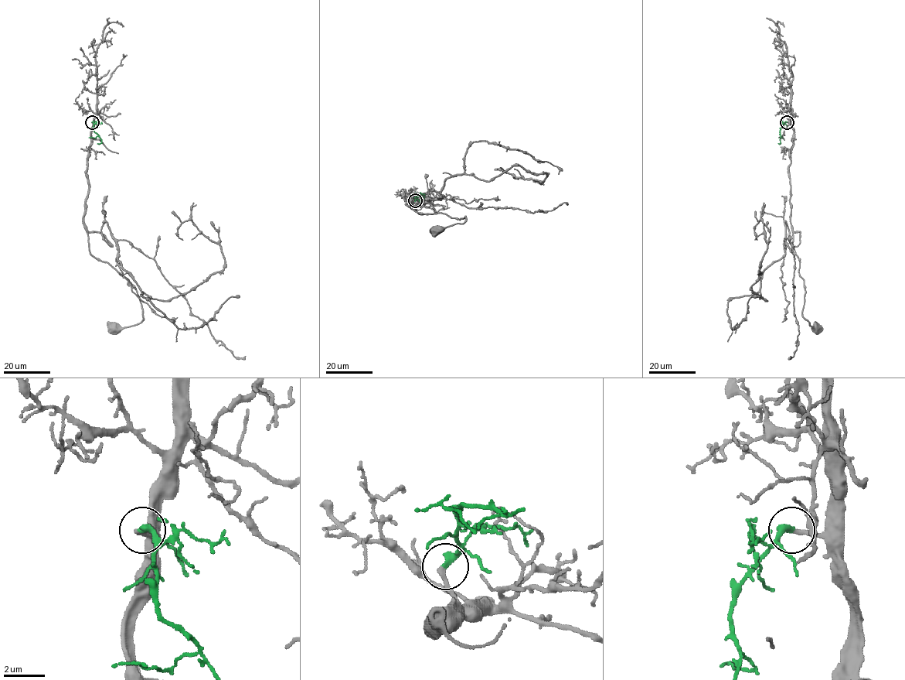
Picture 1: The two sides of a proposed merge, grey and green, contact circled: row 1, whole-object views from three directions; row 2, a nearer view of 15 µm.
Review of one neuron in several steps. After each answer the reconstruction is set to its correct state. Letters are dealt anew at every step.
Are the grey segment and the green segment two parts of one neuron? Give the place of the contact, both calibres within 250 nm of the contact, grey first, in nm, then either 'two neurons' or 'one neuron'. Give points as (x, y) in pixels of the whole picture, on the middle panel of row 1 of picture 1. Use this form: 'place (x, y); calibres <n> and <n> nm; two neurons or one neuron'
place (415, 200); calibres 240 and 360 nm; one neuron

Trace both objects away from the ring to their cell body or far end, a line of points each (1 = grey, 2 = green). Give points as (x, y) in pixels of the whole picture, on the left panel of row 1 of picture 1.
1: (92, 121), (83, 217), (89, 248), (128, 281), (143, 311), (140, 322), (113, 329)
2: (92, 121), (94, 131), (101, 142), (96, 143)

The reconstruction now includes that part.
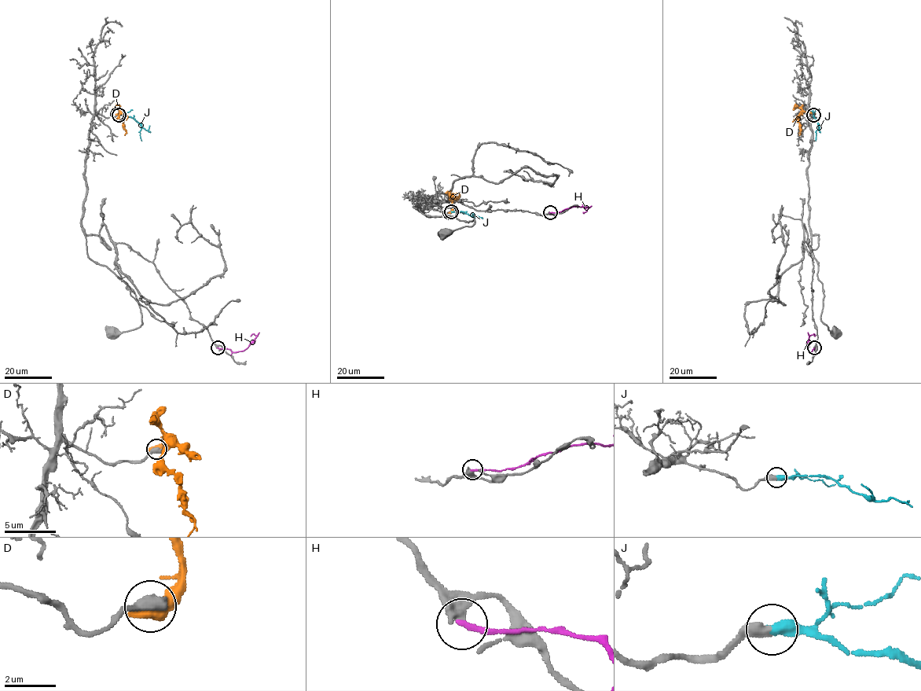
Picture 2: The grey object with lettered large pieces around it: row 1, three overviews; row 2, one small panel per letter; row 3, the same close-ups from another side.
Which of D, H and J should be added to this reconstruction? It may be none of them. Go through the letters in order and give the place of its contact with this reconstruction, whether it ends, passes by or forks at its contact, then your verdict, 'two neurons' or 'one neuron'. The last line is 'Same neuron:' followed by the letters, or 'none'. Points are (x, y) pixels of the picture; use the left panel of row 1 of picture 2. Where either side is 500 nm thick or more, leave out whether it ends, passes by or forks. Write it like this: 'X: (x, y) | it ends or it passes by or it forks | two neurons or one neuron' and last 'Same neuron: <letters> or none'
D: (117, 114) | two neurons
H: (218, 347) | it ends | two neurons
J: (119, 115) | one neuron
Same neuron: J

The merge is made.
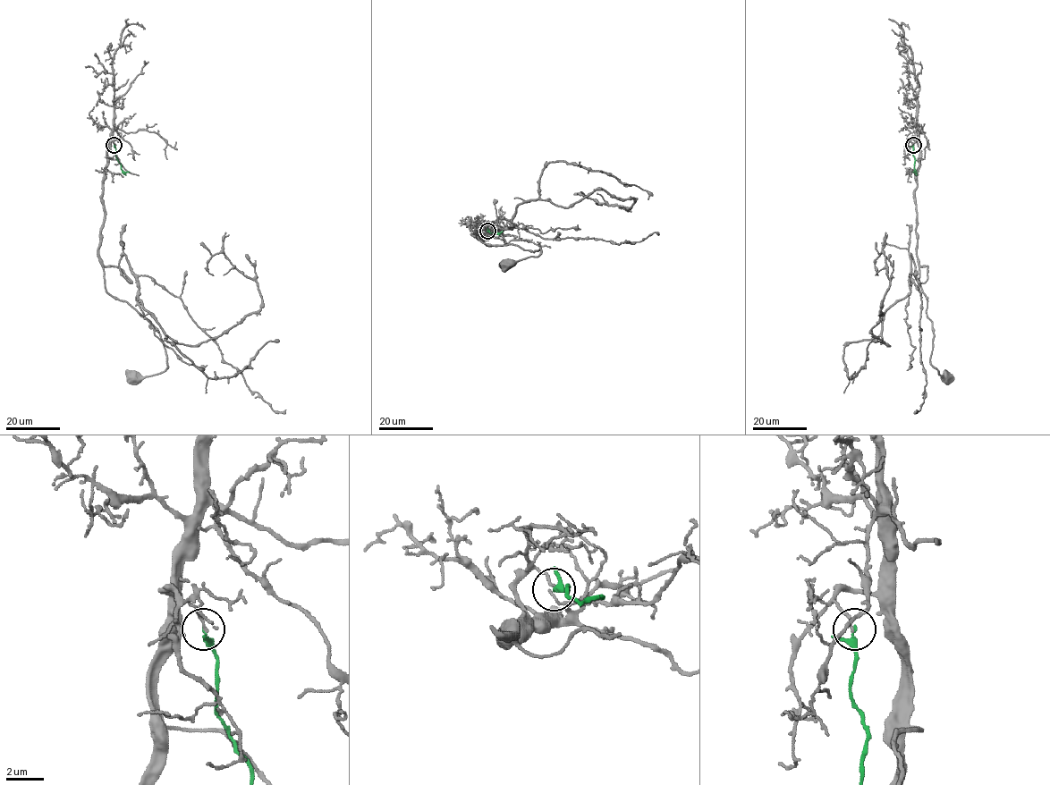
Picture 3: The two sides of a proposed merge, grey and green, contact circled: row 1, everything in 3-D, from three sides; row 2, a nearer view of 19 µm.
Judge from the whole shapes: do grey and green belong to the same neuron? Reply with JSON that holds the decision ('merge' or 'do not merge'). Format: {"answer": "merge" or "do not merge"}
{"answer": "do not merge"}

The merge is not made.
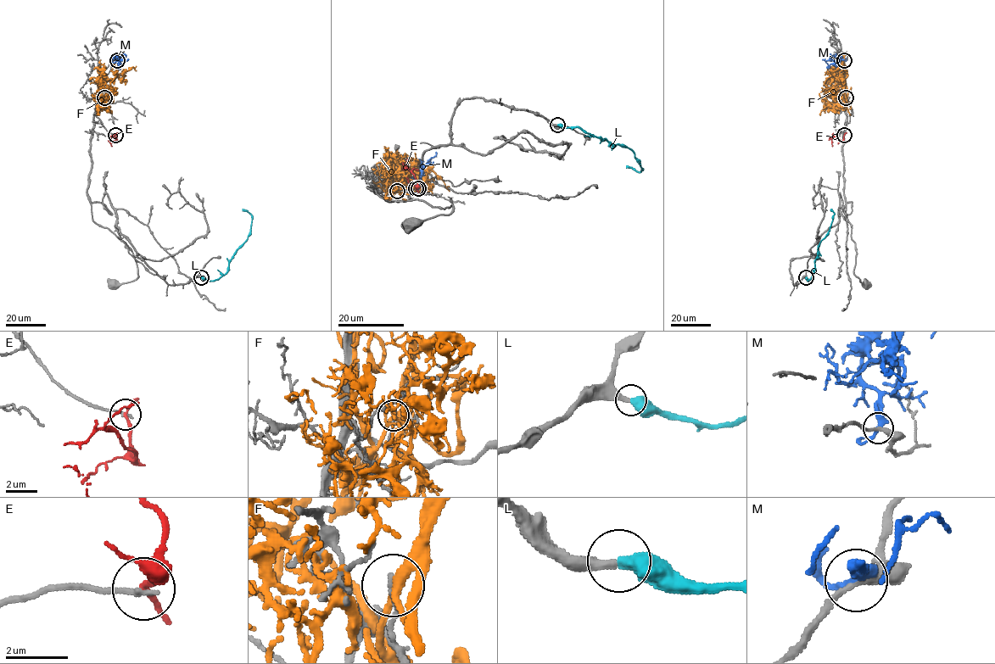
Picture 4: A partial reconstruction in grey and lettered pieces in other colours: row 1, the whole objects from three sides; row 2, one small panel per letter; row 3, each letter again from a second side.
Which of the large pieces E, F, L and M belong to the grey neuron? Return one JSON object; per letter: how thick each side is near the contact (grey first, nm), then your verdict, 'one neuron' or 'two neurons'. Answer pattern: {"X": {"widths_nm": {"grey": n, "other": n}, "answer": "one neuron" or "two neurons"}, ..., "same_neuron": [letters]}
{"E": {"widths_nm": {"grey": 190, "other": 160}, "answer": "two neurons"}, "F": {"widths_nm": {"grey": 120, "other": 240}, "answer": "two neurons"}, "L": {"widths_nm": {"grey": 360, "other": 550}, "answer": "one neuron"}, "M": {"widths_nm": {"grey": 240, "other": 320}, "answer": "two neurons"}, "same_neuron": ["L"]}

